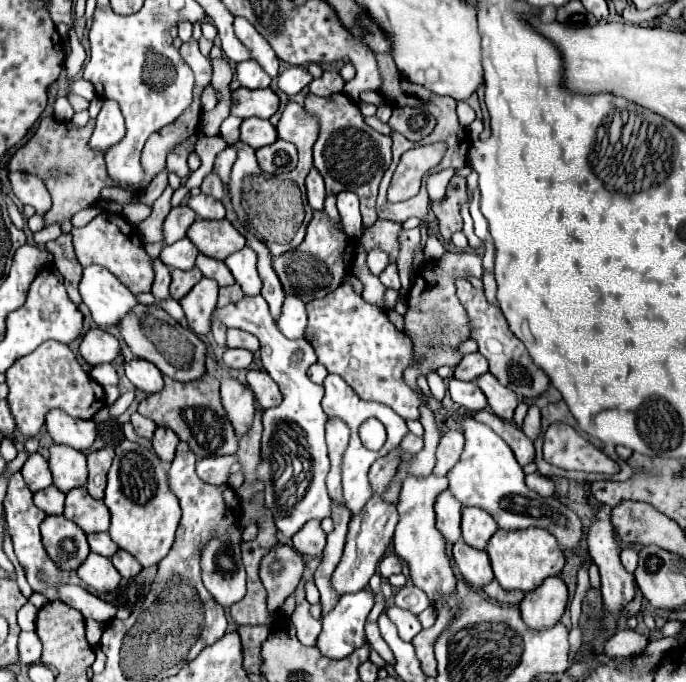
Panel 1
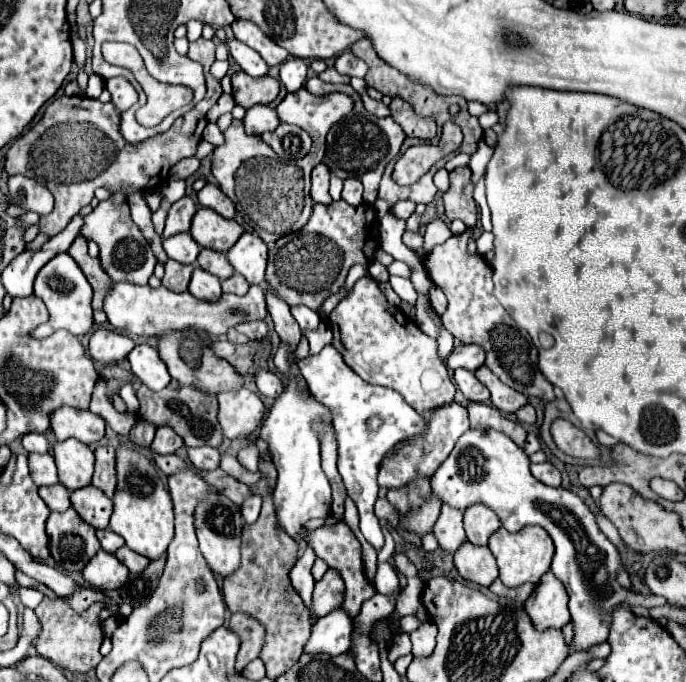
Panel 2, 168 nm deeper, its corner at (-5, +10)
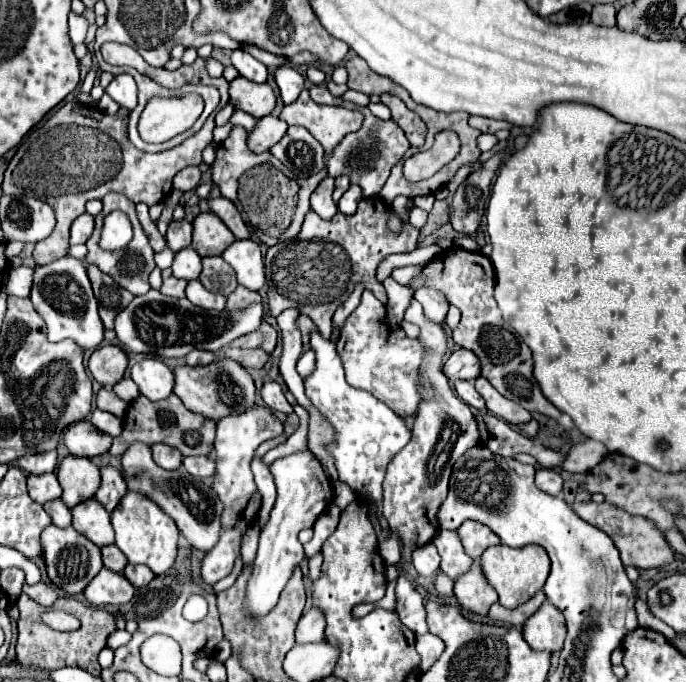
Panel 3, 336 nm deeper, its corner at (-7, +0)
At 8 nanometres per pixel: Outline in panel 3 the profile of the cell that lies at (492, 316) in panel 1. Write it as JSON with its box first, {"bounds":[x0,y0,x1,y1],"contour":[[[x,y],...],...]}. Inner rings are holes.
{"bounds":[407,247,561,419],"contour":[[[449,247],[447,251],[441,251],[433,261],[429,261],[421,269],[421,273],[411,283],[407,283],[407,287],[413,291],[421,287],[433,287],[445,293],[447,301],[461,311],[461,323],[457,325],[457,329],[453,329],[453,341],[479,357],[483,367],[481,375],[503,397],[519,403],[531,413],[537,411],[547,417],[559,419],[561,411],[545,399],[545,395],[539,389],[539,383],[533,377],[531,349],[525,345],[521,335],[517,335],[517,331],[513,331],[501,317],[501,311],[493,299],[493,285],[495,285],[495,271],[489,257],[459,247]]]}

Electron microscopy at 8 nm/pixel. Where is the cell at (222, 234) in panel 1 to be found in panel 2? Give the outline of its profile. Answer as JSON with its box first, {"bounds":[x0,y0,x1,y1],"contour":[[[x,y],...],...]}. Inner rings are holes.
{"bounds":[191,207,243,251],"contour":[[[199,207],[191,221],[191,235],[201,247],[227,251],[243,235],[243,227],[207,207]]]}

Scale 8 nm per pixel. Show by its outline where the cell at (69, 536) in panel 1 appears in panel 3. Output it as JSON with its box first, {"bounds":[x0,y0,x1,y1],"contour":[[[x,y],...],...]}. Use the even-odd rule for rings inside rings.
{"bounds":[41,525,103,593],"contour":[[[49,525],[41,533],[41,545],[43,545],[43,559],[47,565],[47,575],[51,583],[67,593],[81,593],[85,585],[103,569],[99,547],[91,543],[85,535],[75,531],[73,525],[63,529],[57,525]]]}

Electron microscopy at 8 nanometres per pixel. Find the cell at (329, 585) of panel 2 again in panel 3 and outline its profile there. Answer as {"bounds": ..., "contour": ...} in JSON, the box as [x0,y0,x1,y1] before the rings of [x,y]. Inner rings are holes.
{"bounds":[297,607,325,643],"contour":[[[311,607],[297,623],[297,643],[317,643],[325,639],[325,625],[325,611],[319,607]]]}

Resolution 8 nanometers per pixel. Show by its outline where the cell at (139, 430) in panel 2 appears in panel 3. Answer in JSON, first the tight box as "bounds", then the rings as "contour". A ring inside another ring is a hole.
{"bounds":[123,443,223,553],"contour":[[[133,443],[123,453],[123,477],[127,481],[127,487],[133,491],[141,491],[149,495],[169,517],[175,519],[179,531],[185,535],[185,539],[191,543],[191,547],[209,553],[221,535],[221,513],[223,503],[219,501],[217,493],[213,491],[211,483],[199,477],[193,477],[189,473],[177,471],[165,471],[155,465],[151,457],[151,447],[145,443]]]}

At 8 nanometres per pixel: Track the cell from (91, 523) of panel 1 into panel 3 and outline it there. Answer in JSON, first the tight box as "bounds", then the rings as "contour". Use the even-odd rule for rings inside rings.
{"bounds":[73,497,113,547],"contour":[[[95,497],[79,503],[73,511],[73,527],[91,539],[97,547],[111,545],[113,543],[113,527],[111,527],[111,515],[97,503]]]}

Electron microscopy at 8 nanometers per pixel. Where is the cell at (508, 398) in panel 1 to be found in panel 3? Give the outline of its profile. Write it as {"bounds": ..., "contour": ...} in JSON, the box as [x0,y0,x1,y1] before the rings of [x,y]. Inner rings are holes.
{"bounds":[475,377,531,425],"contour":[[[479,377],[475,381],[475,387],[477,387],[479,395],[485,399],[487,409],[495,417],[501,417],[501,419],[505,419],[507,423],[513,423],[513,425],[519,425],[519,423],[525,423],[525,421],[531,419],[531,413],[527,409],[523,409],[521,405],[505,399],[485,377]]]}

